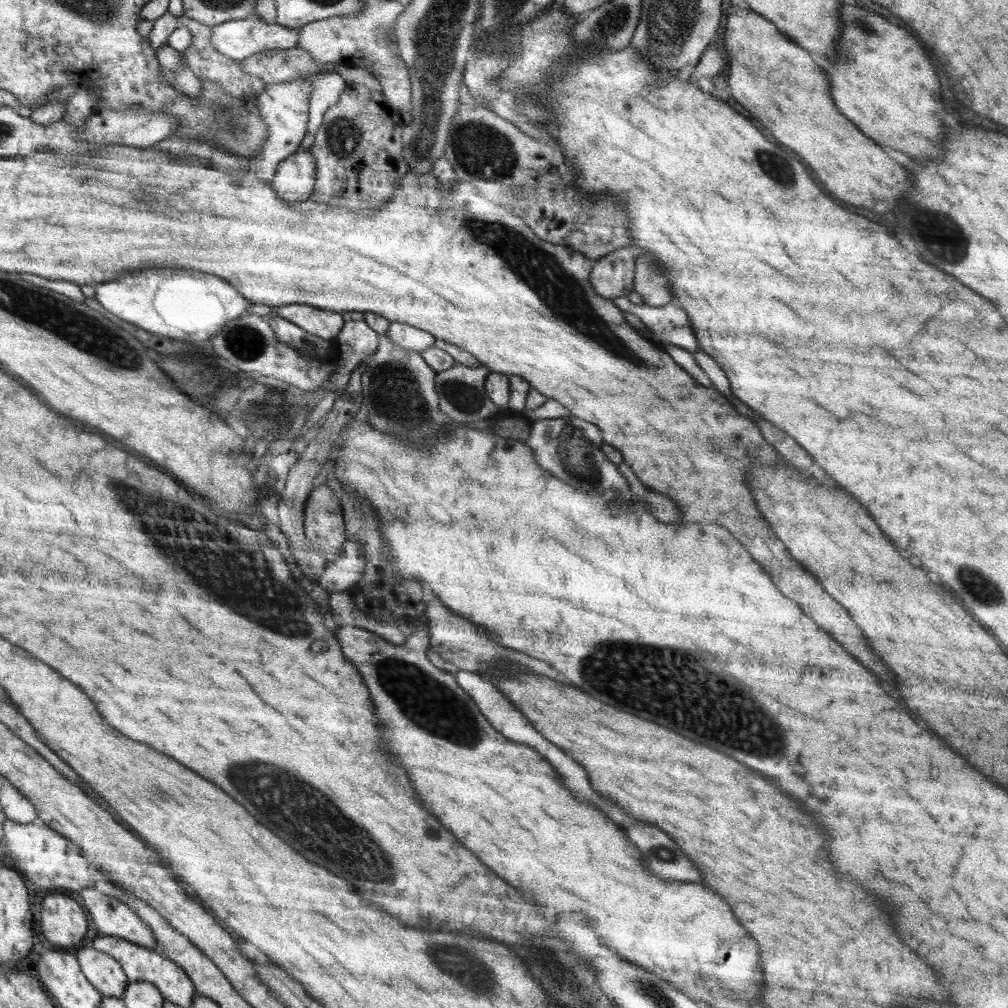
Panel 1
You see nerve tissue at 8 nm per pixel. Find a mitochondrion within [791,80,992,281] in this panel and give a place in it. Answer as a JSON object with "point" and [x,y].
{"point":[932,226]}

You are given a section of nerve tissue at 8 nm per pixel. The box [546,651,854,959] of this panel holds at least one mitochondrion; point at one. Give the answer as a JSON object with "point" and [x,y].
{"point":[662,854]}

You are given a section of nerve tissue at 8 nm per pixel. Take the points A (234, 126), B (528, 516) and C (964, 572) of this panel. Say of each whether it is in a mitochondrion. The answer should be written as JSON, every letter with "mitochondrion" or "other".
{"A":"mitochondrion","B":"other","C":"mitochondrion"}

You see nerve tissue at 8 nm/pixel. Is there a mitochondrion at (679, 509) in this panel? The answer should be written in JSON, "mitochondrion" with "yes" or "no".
{"mitochondrion":"no"}

